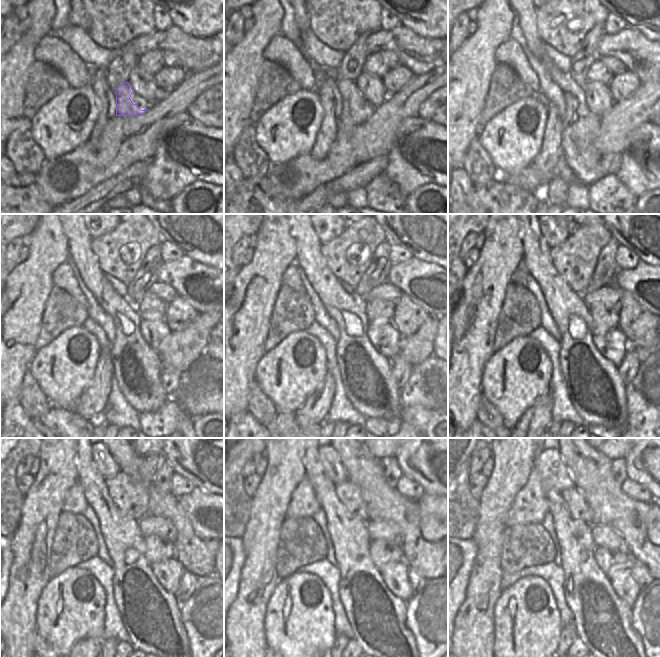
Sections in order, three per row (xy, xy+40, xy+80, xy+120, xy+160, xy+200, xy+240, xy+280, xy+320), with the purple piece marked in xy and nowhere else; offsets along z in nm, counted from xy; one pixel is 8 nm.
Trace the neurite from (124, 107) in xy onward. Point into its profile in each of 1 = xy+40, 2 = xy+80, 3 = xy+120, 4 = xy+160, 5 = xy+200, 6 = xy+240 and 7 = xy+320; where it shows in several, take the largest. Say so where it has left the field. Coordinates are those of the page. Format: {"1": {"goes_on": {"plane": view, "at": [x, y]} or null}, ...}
{"1": {"goes_on": {"plane": "xy+40", "at": [355, 115]}}, "2": {"goes_on": {"plane": "xy+80", "at": [584, 125]}}, "3": {"goes_on": {"plane": "xy+120", "at": [141, 385]}}, "4": {"goes_on": {"plane": "xy+160", "at": [368, 383]}}, "5": {"goes_on": {"plane": "xy+200", "at": [595, 388]}}, "6": {"goes_on": {"plane": "xy+240", "at": [151, 615]}}, "7": {"goes_on": {"plane": "xy+320", "at": [603, 621]}}}

